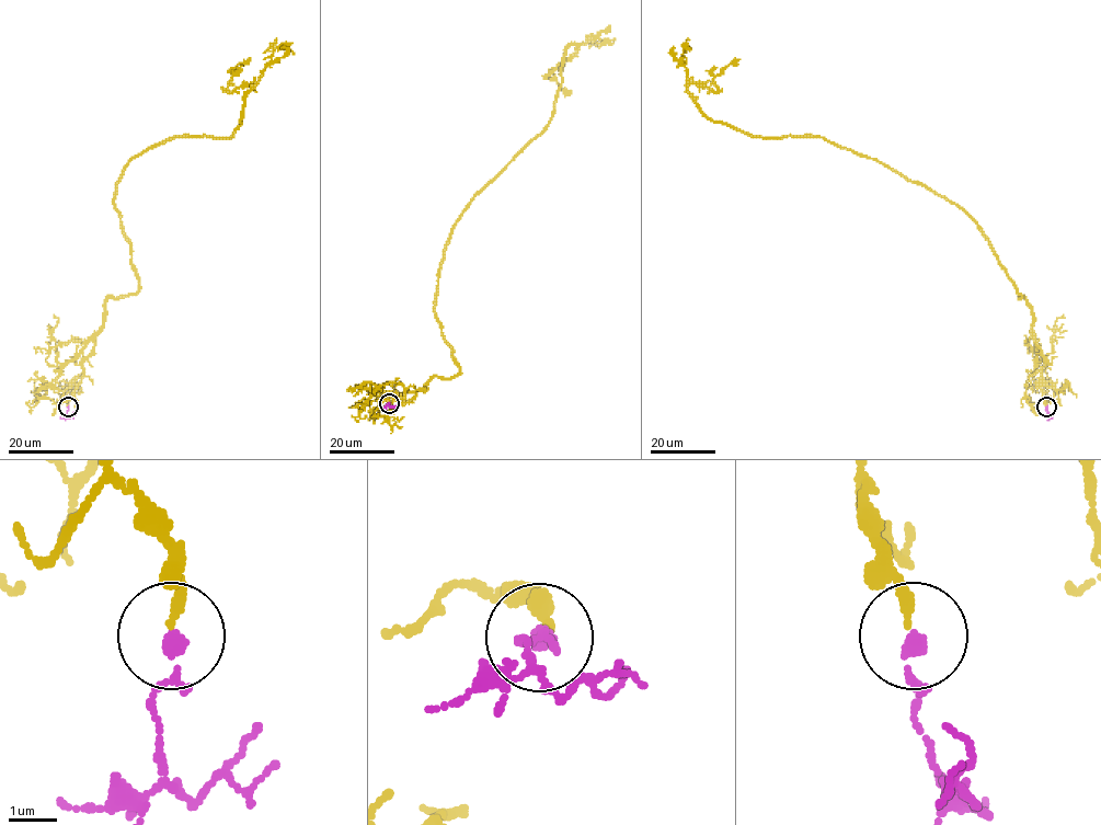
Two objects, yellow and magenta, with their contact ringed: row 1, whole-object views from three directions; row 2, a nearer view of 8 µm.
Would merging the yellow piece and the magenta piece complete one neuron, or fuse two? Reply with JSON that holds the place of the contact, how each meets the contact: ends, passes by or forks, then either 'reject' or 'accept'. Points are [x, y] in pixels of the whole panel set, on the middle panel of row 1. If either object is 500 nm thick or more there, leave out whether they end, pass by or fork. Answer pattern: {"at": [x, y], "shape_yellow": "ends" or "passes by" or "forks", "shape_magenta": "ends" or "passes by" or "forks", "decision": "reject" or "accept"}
{"at": [389, 403], "shape_yellow": "ends", "shape_magenta": "passes by", "decision": "accept"}

